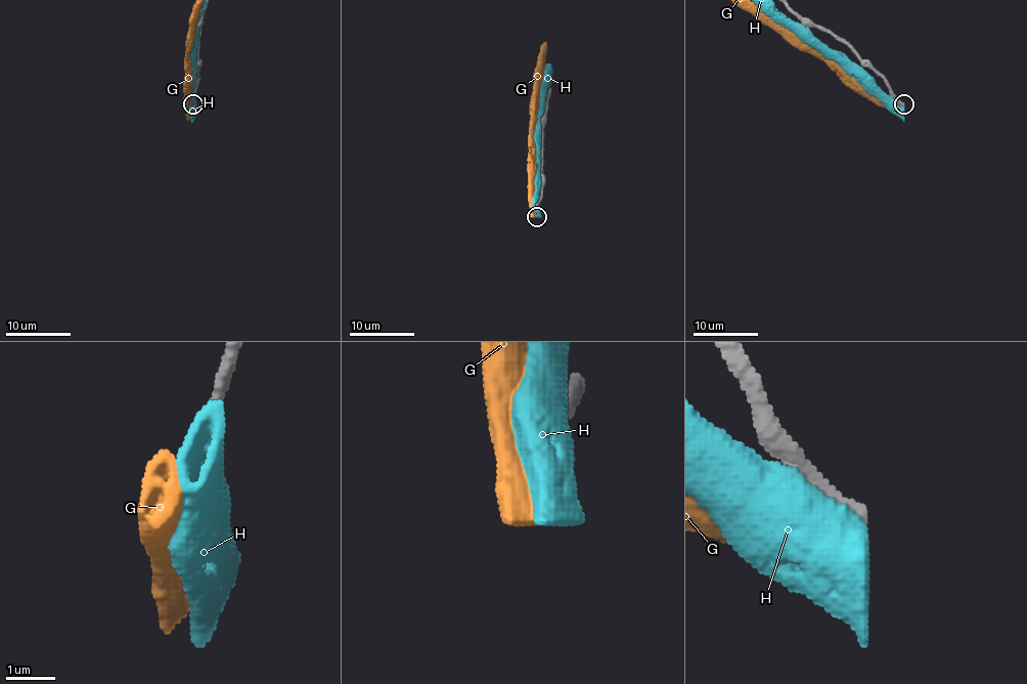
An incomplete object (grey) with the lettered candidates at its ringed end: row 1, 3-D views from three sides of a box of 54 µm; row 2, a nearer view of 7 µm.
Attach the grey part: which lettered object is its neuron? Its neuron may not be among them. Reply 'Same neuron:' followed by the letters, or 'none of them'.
Same neuron: none of them

